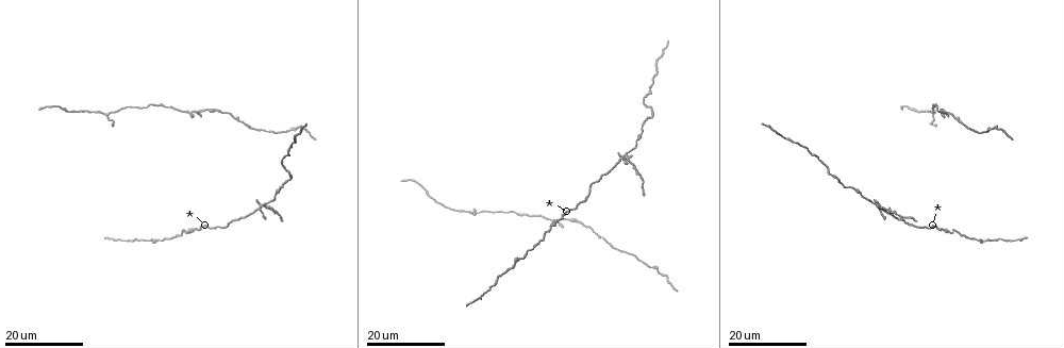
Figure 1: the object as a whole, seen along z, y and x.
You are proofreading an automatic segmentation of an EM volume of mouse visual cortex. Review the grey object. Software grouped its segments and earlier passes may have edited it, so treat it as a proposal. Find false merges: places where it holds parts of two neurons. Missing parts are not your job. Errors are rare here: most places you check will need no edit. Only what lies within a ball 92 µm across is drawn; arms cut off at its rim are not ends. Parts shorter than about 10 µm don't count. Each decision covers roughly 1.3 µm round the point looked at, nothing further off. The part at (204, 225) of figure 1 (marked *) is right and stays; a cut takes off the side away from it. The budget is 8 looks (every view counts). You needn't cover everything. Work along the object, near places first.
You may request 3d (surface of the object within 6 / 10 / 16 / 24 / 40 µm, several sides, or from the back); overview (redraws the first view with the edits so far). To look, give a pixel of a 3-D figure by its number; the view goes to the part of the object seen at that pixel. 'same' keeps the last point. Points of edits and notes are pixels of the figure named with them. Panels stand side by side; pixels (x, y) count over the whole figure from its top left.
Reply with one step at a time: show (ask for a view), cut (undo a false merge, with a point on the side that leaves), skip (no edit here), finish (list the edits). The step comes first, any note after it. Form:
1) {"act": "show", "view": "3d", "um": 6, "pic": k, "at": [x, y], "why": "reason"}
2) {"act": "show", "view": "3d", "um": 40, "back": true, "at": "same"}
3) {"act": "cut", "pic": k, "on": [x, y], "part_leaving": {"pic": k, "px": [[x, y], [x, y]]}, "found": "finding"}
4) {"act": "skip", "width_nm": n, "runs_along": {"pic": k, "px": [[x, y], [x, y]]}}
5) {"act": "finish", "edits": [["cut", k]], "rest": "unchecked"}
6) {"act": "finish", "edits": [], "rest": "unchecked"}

{"act": "show", "view": "3d", "um": 16, "pic": 1, "at": [192, 114], "why": "three arms meet"}

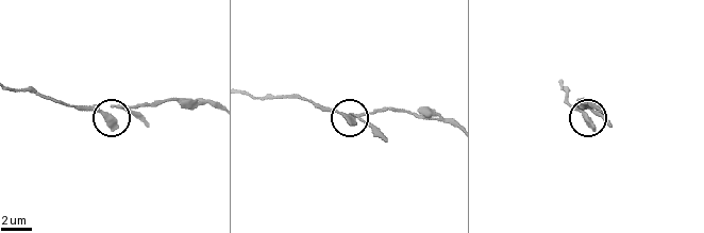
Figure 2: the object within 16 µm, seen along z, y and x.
{"act": "show", "view": "3d", "um": 6, "pic": 2, "at": [343, 115], "why": "zoom in"}

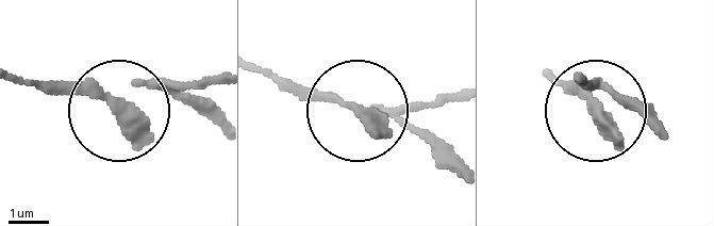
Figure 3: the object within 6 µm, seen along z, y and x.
{"act": "show", "view": "3d", "um": 6, "back": true, "pic": 3, "at": [593, 102]}

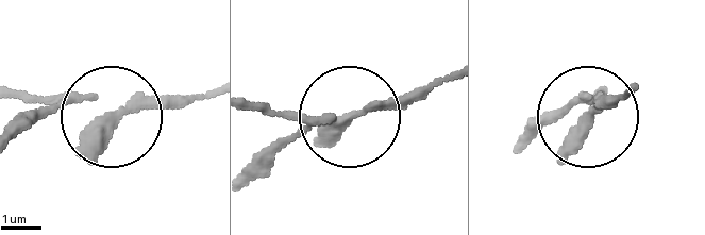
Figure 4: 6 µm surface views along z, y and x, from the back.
{"act": "skip", "arms": 3, "runs_along": {"pic": 4, "px": [[17, 88], [88, 99], [112, 116], [211, 93]]}, "found": "continuous, no second neuron"}

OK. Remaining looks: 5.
{"act": "show", "view": "3d", "um": 24, "pic": 1, "at": [182, 232], "why": "narrows sharply"}

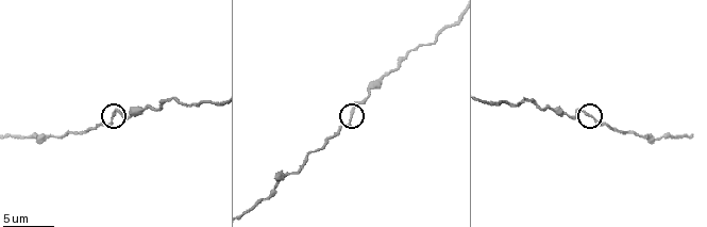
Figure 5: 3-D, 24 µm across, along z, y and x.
{"act": "show", "view": "3d", "um": 6, "pic": 5, "at": [593, 117], "why": "zoom in"}

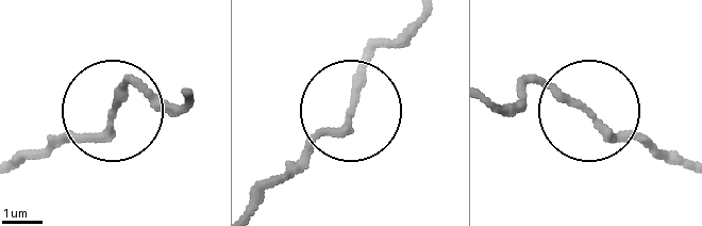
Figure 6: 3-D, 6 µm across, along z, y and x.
{"act": "skip", "width_nm": 170, "runs_along": {"pic": 6, "px": [[495, 105], [546, 80], [614, 134], [674, 156]]}, "found": "one neuron here"}

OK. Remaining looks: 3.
{"act": "show", "view": "3d", "um": 10, "pic": 5, "at": [645, 138], "why": "sudden change in width"}

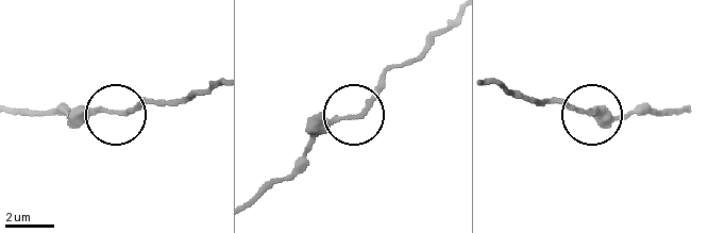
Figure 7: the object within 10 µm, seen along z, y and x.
{"act": "show", "view": "3d", "um": 6, "pic": 7, "at": [592, 114]}

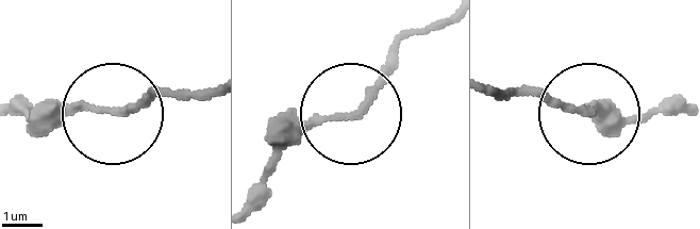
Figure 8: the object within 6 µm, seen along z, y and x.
{"act": "skip", "found": "one neuron here"}

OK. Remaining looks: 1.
{"act": "finish", "edits": [], "rest": "unchecked"}

